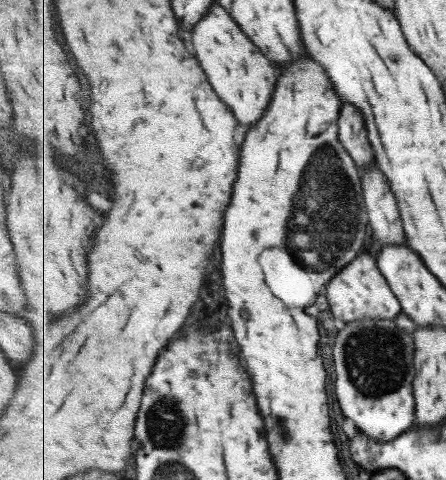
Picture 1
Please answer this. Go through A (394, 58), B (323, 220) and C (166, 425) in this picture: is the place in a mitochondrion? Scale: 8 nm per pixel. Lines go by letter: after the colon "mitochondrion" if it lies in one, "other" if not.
A: mitochondrion
B: mitochondrion
C: mitochondrion

